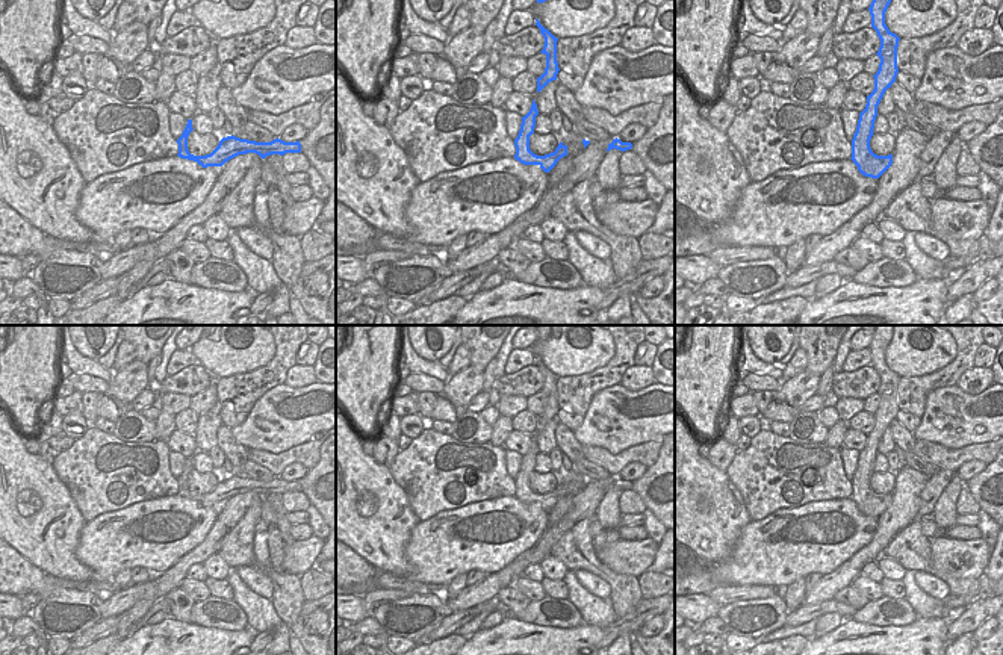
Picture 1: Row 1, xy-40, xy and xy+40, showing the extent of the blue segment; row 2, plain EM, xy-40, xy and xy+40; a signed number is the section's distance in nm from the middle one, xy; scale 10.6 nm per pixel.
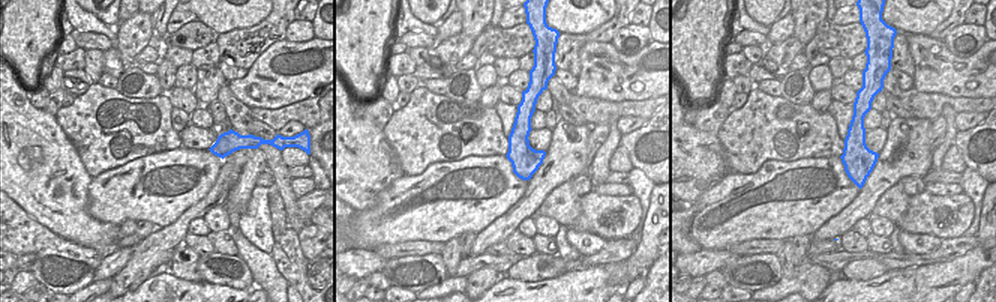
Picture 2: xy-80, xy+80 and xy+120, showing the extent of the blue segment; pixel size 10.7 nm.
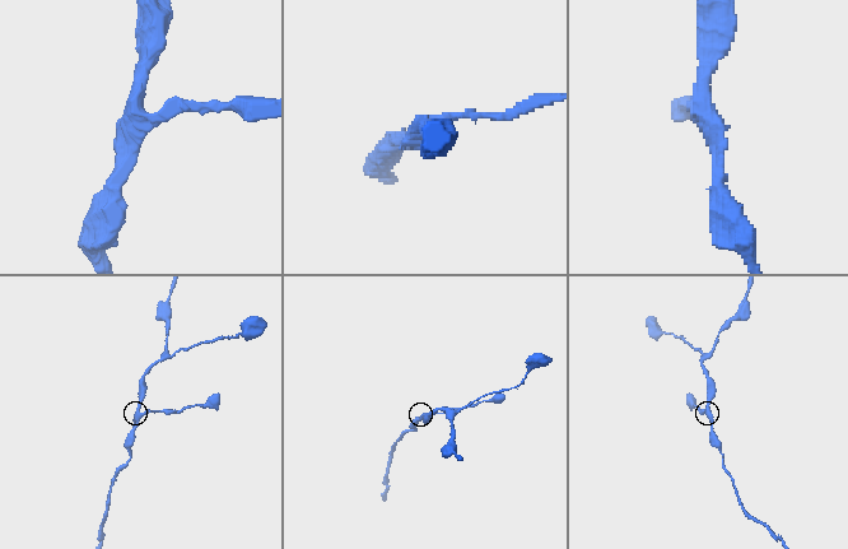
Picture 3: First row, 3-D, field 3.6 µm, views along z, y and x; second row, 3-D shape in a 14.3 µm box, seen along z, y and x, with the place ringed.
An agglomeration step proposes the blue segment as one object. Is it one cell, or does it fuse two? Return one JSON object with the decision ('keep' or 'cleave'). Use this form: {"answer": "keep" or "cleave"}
{"answer": "keep"}

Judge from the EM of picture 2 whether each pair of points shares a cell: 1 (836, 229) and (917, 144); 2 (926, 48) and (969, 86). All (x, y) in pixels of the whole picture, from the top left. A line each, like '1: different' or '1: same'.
1: same
2: same

